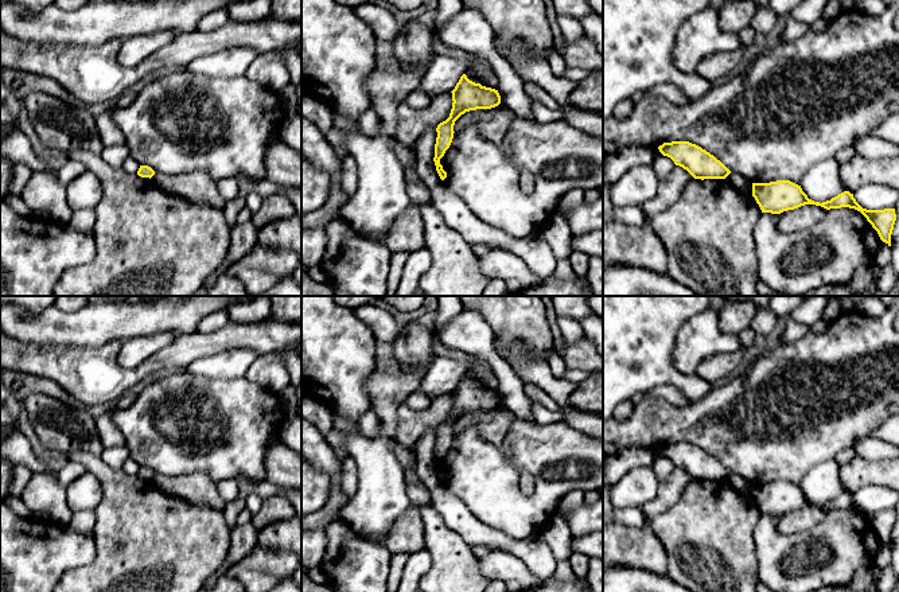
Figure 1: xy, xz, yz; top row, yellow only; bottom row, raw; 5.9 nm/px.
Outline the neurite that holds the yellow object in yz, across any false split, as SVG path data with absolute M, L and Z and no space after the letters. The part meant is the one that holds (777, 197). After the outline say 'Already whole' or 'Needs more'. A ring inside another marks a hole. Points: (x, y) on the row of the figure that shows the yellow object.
M777 180L770 183L752 183L752 196L759 205L762 213L771 214L781 214L805 205L816 205L826 210L841 207L855 209L867 218L867 221L877 231L880 239L891 246L891 234L896 221L895 209L863 209L849 191L844 191L830 200L820 203L809 199L801 186L790 180Z. Already whole

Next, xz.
M463 74L456 83L452 93L452 109L450 117L440 122L436 128L437 137L435 144L435 165L441 180L447 178L447 172L440 164L440 159L450 148L454 139L455 121L470 110L491 109L501 104L501 96L498 90L475 83Z. Already whole

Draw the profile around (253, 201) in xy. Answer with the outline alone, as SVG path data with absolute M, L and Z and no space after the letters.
M249 192L245 195L245 207L252 211L252 214L256 214L262 205L262 196L257 192Z

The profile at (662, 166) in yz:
M663 155L655 157L651 165L661 180L663 180L669 175L669 172L676 167L674 161Z

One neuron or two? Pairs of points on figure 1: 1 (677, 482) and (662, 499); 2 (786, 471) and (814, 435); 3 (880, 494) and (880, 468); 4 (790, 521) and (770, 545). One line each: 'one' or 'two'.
1: one
2: one
3: two
4: two

